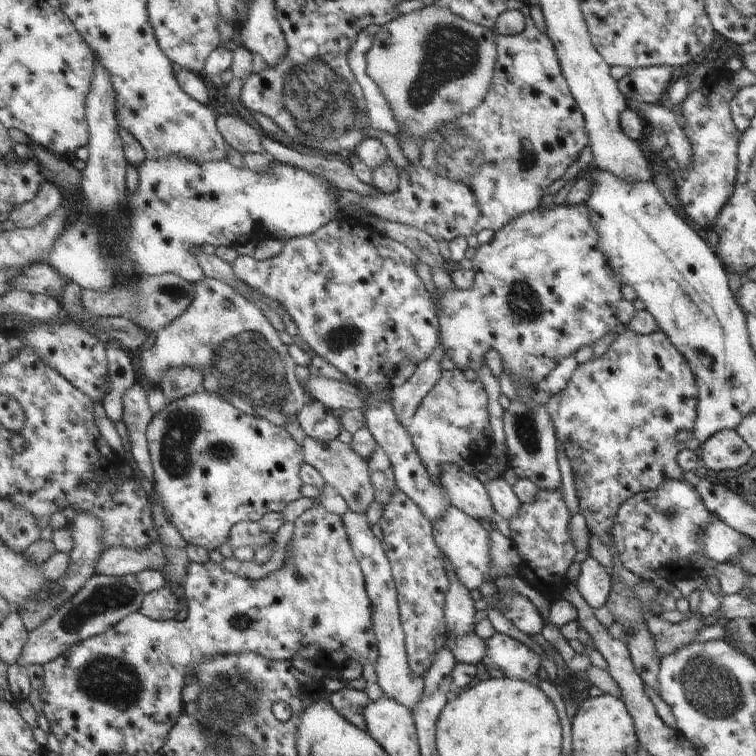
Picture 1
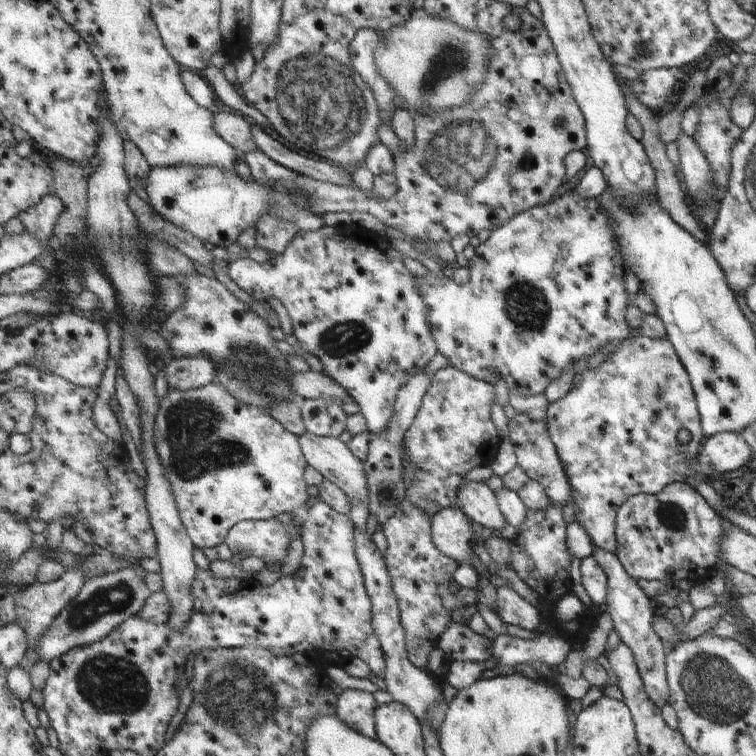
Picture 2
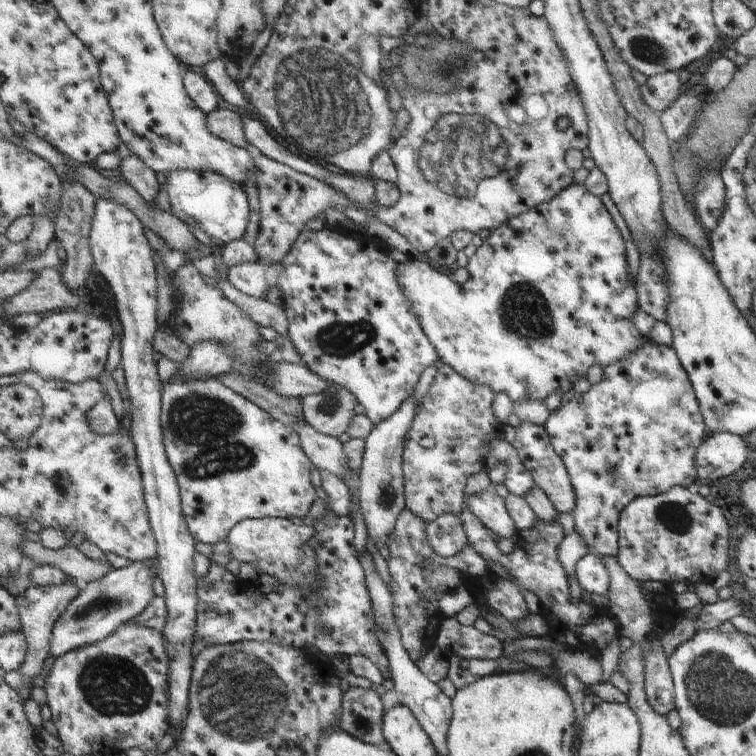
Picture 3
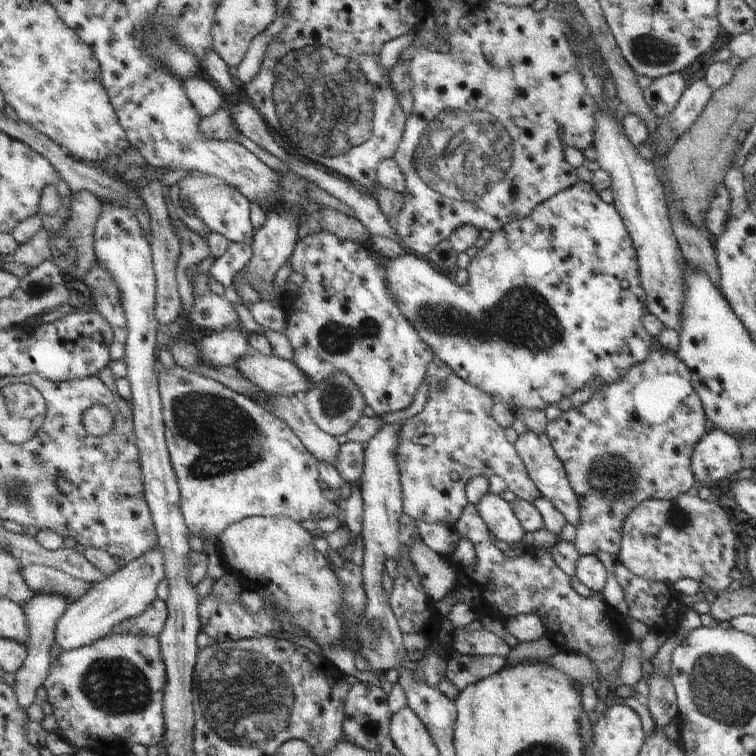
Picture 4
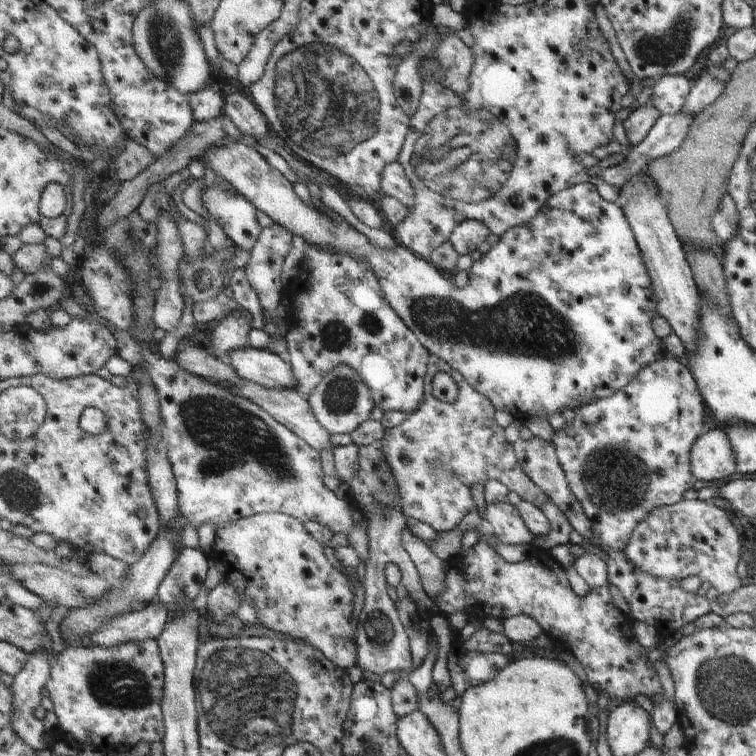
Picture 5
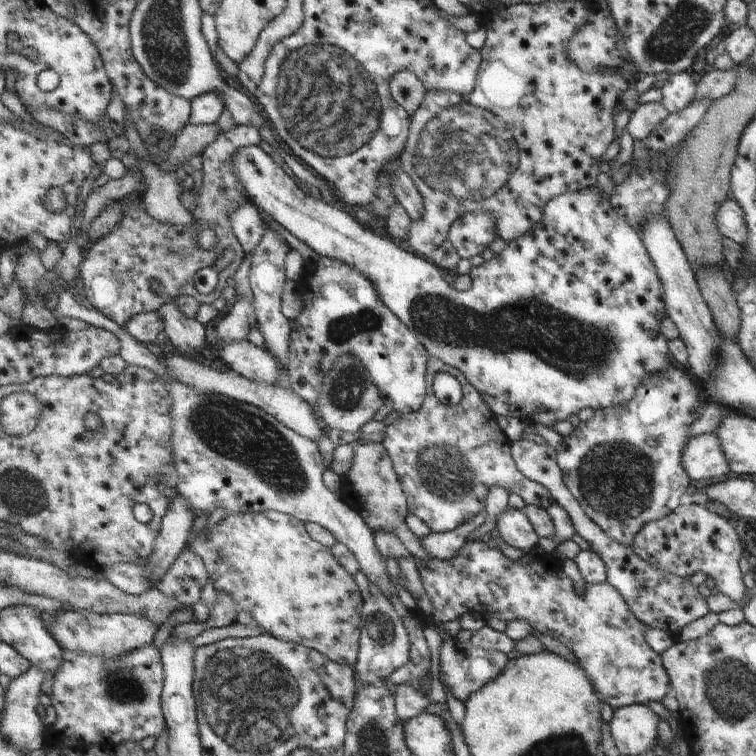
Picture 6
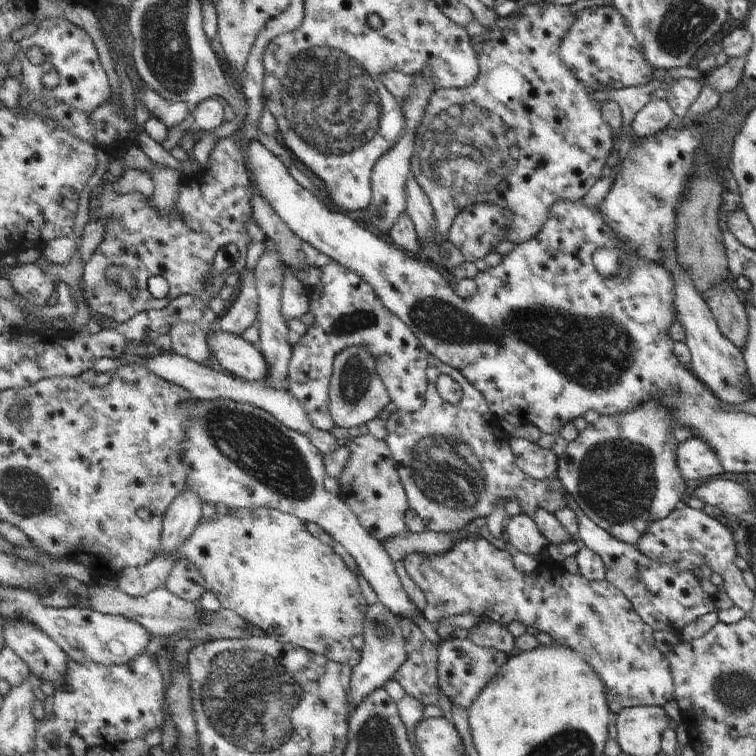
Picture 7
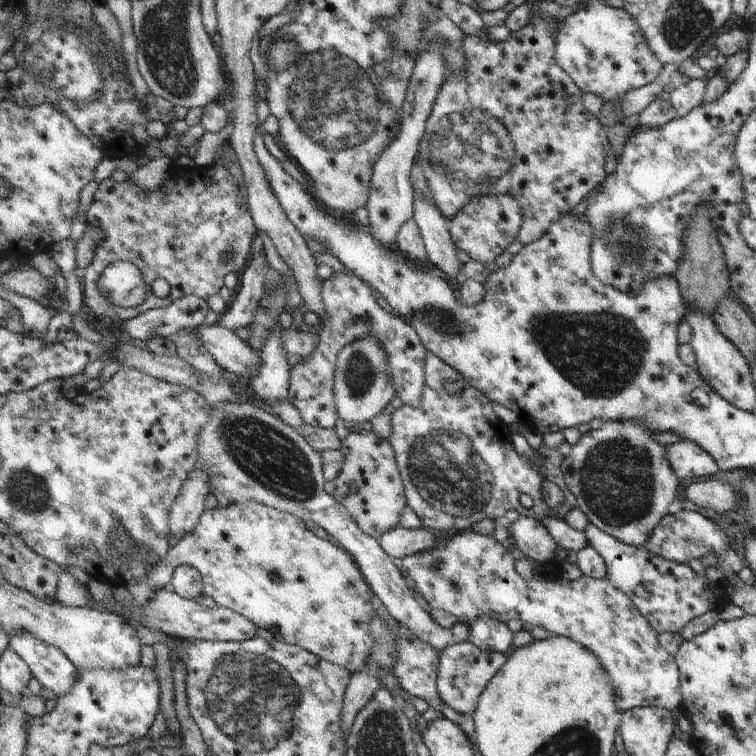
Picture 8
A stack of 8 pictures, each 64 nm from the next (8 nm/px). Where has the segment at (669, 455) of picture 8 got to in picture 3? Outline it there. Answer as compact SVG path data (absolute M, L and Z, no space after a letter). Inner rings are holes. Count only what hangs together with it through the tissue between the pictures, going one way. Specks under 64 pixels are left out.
M730 433L707 434L694 455L696 477L717 480L737 472L752 451L744 440Z

